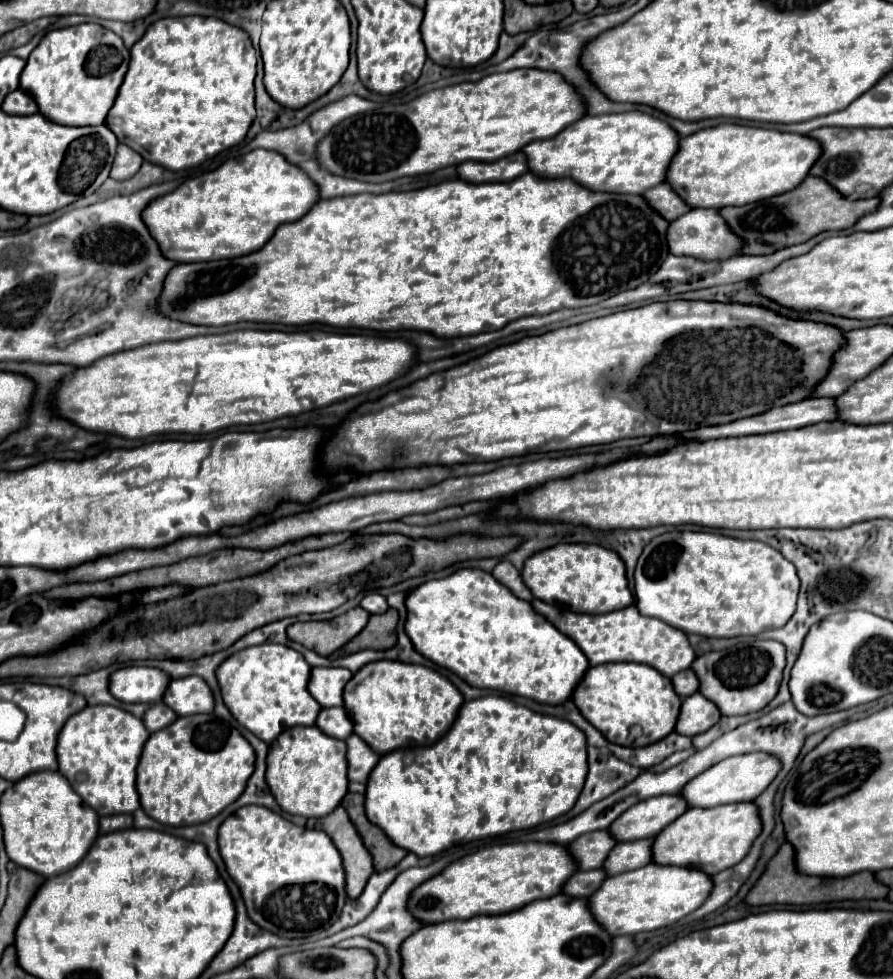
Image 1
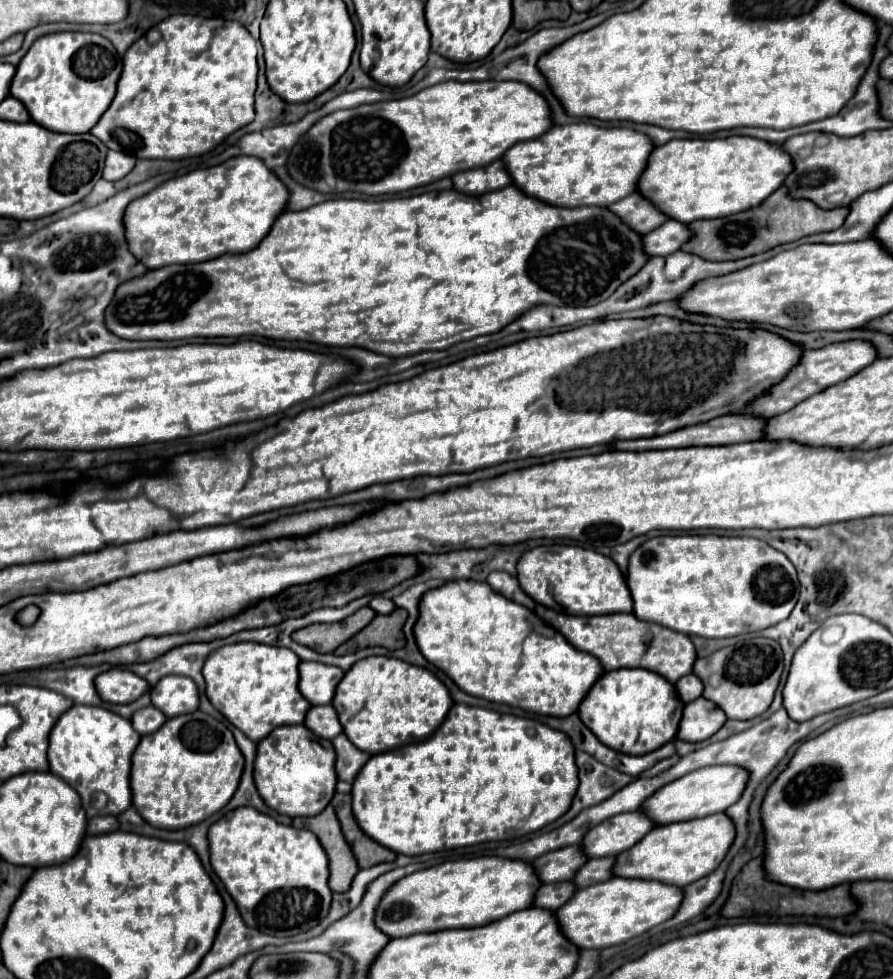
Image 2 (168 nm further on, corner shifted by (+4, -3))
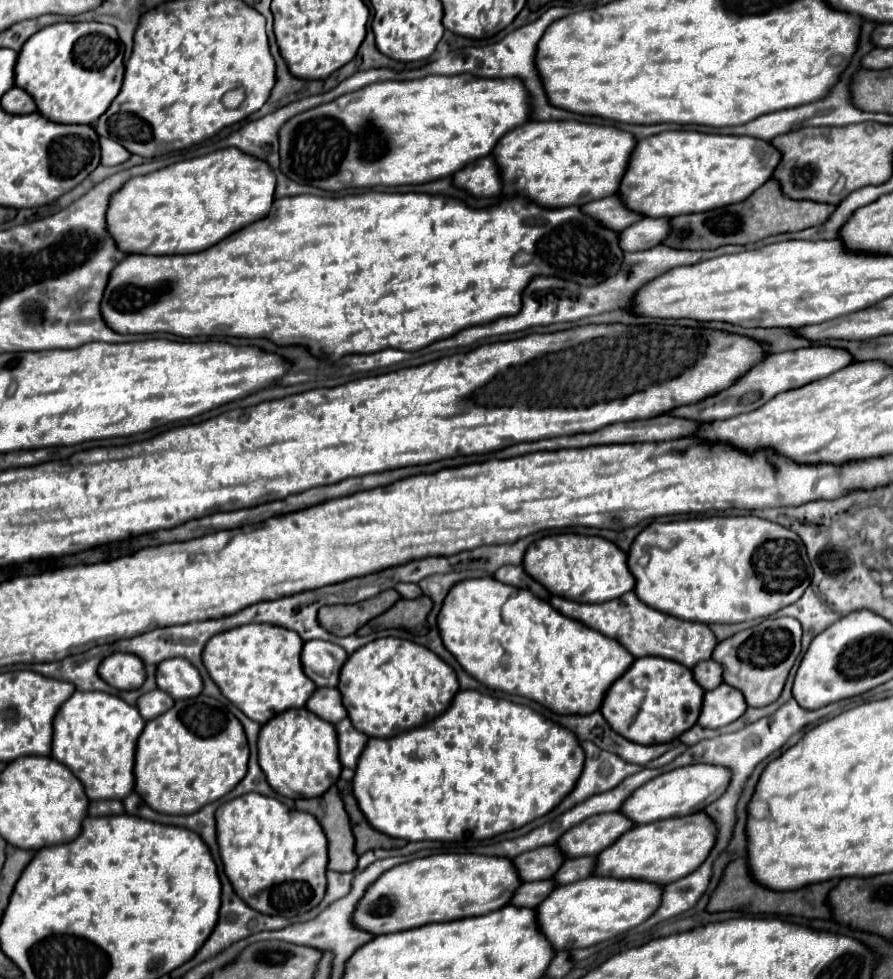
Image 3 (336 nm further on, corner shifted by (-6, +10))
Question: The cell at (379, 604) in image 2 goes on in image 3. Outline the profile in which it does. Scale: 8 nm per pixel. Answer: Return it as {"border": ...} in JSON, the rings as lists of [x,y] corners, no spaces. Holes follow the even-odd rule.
{"border":[[[397,584],[397,590],[401,592],[403,598],[419,598],[419,596],[423,596],[423,590],[419,588],[419,584]]]}

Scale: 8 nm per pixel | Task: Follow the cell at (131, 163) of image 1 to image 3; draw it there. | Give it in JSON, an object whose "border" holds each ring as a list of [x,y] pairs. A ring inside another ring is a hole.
{"border":[[[101,138],[99,140],[99,146],[101,146],[101,164],[105,166],[117,166],[121,162],[125,162],[131,154],[115,140],[107,140],[107,138]]]}

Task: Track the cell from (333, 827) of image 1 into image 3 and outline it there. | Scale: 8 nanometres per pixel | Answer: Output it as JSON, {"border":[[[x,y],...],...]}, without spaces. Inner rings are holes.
{"border":[[[331,786],[323,796],[309,800],[295,800],[297,810],[313,814],[327,836],[327,868],[335,872],[353,872],[357,866],[355,838],[351,832],[349,816],[343,808],[337,786]]]}

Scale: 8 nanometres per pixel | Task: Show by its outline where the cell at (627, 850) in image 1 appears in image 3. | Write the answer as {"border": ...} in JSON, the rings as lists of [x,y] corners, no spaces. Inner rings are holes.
{"border":[[[583,856],[583,858],[569,858],[561,864],[559,872],[555,872],[553,880],[555,884],[563,886],[563,884],[571,884],[583,878],[589,878],[593,874],[595,868],[595,858],[593,856]]]}

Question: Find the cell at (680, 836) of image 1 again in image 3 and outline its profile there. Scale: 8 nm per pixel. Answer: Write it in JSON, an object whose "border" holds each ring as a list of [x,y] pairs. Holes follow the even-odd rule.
{"border":[[[689,814],[681,818],[667,818],[643,826],[631,828],[627,836],[621,836],[611,848],[599,852],[599,868],[595,868],[595,876],[609,876],[621,880],[647,880],[659,886],[669,884],[671,880],[679,880],[679,876],[687,876],[711,852],[715,844],[715,824],[711,824],[709,816]]]}

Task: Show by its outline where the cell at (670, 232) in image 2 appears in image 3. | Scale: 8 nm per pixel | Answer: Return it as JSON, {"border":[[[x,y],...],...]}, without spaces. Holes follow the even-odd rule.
{"border":[[[641,218],[639,222],[619,232],[619,244],[623,244],[623,252],[647,250],[661,244],[661,240],[667,236],[667,230],[667,218]]]}

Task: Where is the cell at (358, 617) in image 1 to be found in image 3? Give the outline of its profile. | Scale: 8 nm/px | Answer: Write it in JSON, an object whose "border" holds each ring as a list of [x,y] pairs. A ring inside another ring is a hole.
{"border":[[[385,590],[379,596],[363,600],[363,604],[331,604],[319,610],[319,624],[335,636],[351,636],[363,624],[387,612],[397,600],[399,592]]]}

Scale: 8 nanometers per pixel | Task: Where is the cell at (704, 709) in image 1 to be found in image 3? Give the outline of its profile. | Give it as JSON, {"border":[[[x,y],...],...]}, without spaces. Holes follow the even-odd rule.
{"border":[[[721,684],[715,690],[705,692],[703,710],[699,716],[699,724],[703,728],[721,728],[735,722],[747,710],[747,702],[739,690],[733,686]]]}

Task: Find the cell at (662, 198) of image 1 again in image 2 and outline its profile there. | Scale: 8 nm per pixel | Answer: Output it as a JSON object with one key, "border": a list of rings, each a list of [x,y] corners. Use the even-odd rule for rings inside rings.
{"border":[[[631,193],[629,197],[613,203],[609,209],[639,233],[649,233],[669,219],[665,213],[653,207],[651,201],[641,193]]]}

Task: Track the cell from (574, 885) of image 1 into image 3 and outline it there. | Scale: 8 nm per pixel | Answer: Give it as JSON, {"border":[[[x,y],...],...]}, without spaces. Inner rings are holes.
{"border":[[[539,880],[539,882],[531,882],[531,884],[521,884],[515,890],[511,904],[521,906],[521,908],[535,908],[551,894],[553,888],[555,888],[553,880]]]}

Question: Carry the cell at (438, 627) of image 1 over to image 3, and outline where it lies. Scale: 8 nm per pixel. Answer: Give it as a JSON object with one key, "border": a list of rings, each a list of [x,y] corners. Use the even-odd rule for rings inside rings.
{"border":[[[487,576],[463,580],[451,588],[439,614],[439,630],[445,648],[481,684],[535,700],[555,714],[597,712],[609,686],[635,662],[619,642],[587,628],[579,620],[563,616],[549,602],[539,600],[529,590],[507,586]]]}

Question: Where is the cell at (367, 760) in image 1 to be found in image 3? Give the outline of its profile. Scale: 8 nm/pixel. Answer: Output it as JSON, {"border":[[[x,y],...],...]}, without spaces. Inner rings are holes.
{"border":[[[349,718],[341,720],[339,724],[335,724],[337,730],[337,742],[339,742],[339,760],[345,768],[355,768],[357,760],[369,740],[369,736],[365,736],[363,732],[355,730],[353,724],[349,722]]]}

